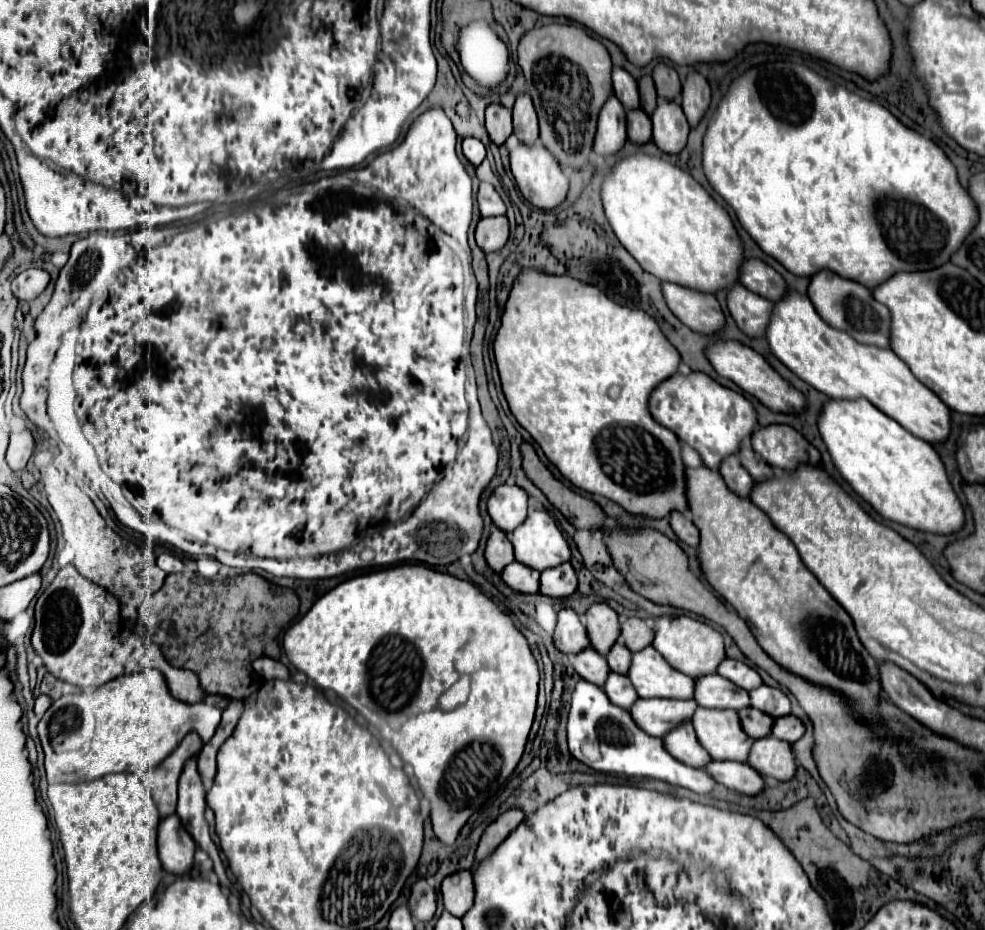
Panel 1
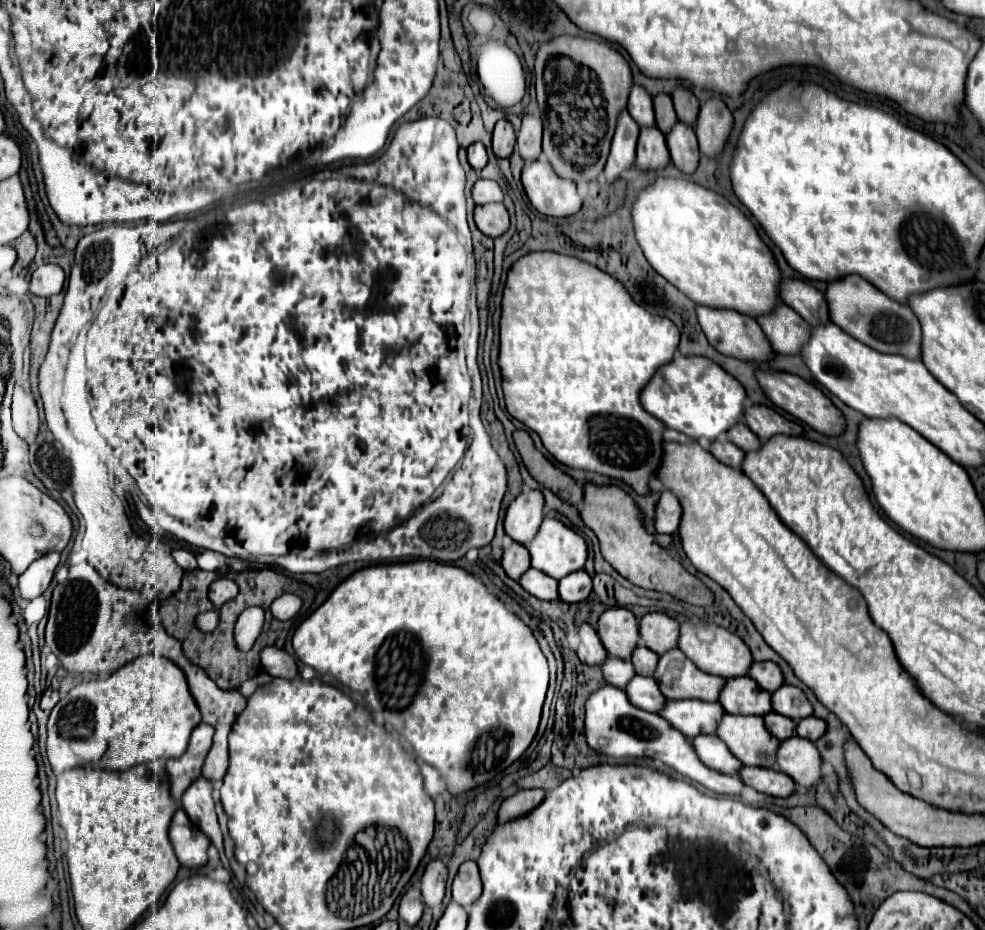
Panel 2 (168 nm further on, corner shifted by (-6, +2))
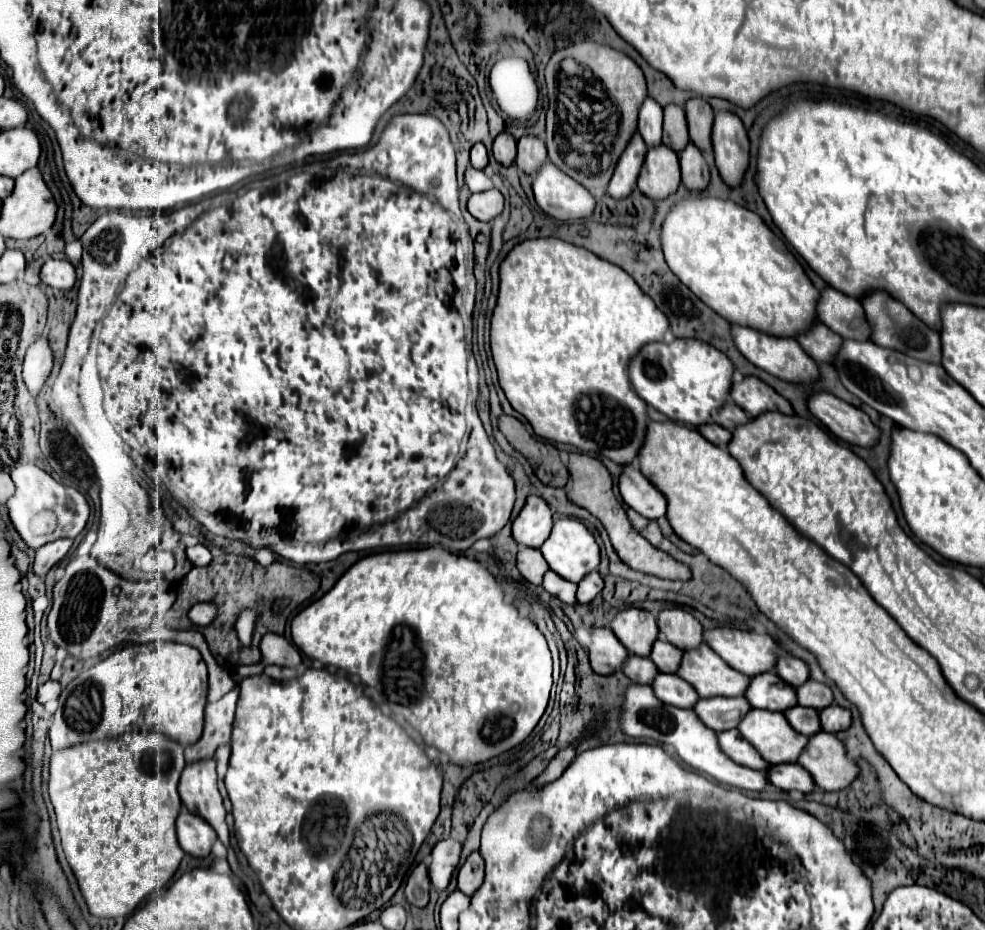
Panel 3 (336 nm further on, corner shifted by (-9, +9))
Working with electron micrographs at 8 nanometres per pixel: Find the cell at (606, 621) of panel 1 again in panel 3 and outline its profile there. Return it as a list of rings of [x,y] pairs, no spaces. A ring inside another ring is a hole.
[[[635,607],[617,613],[611,621],[611,629],[631,653],[641,657],[649,657],[651,647],[659,637],[655,615]]]

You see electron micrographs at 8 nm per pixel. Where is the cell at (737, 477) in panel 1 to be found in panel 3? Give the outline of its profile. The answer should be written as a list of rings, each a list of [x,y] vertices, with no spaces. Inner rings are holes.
[[[705,423],[705,425],[701,425],[697,431],[699,431],[707,441],[711,441],[711,443],[715,443],[715,445],[719,445],[719,447],[725,447],[725,445],[729,443],[729,439],[731,439],[731,431],[727,431],[725,427],[721,427],[721,425],[717,425],[717,423]]]

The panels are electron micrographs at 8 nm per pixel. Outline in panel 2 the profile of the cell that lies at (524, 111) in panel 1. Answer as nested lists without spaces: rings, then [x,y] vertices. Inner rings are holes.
[[[526,114],[522,118],[522,126],[518,132],[518,152],[524,162],[532,162],[540,156],[542,148],[542,122],[534,114]]]

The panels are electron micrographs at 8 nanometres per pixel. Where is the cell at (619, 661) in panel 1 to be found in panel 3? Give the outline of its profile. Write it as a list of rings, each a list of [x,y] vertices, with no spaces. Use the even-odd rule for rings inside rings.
[[[659,639],[659,641],[655,641],[653,651],[651,651],[649,657],[659,667],[661,673],[675,673],[679,669],[679,665],[681,665],[683,651],[677,649],[675,645]]]

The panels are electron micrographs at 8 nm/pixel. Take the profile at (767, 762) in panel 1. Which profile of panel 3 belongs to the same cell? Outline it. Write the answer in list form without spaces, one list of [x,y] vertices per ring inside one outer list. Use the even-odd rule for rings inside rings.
[[[827,731],[809,737],[809,745],[803,749],[799,765],[803,765],[813,775],[817,787],[825,791],[849,787],[861,771],[859,765],[847,757],[843,741]]]

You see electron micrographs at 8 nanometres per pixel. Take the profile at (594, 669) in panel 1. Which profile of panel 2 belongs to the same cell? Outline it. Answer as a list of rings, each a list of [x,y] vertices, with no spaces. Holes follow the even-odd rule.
[[[608,656],[602,664],[602,674],[604,674],[604,680],[616,688],[624,688],[628,684],[628,678],[634,676],[634,670],[632,670],[632,664],[628,660],[620,660],[620,658],[612,658]]]

